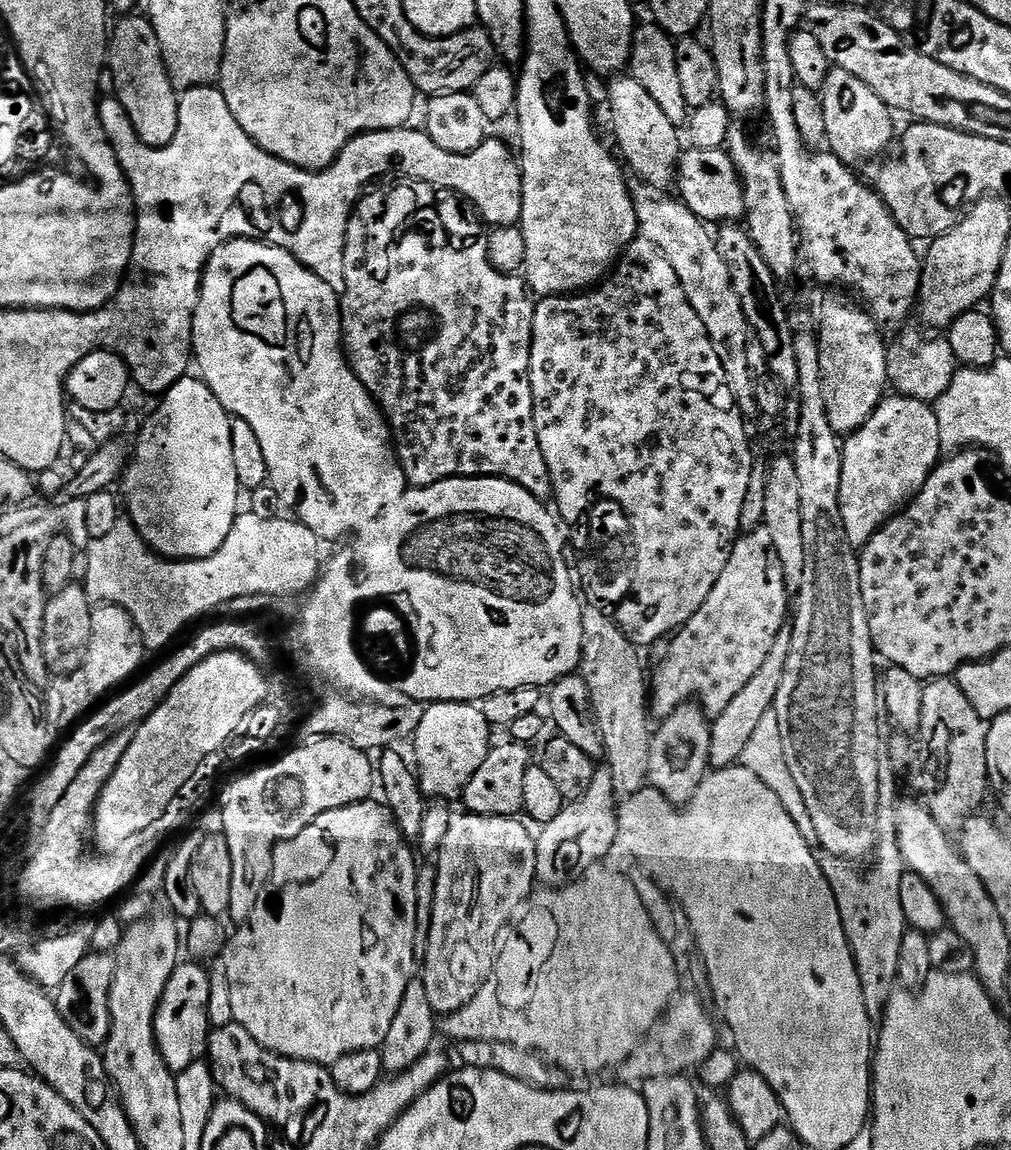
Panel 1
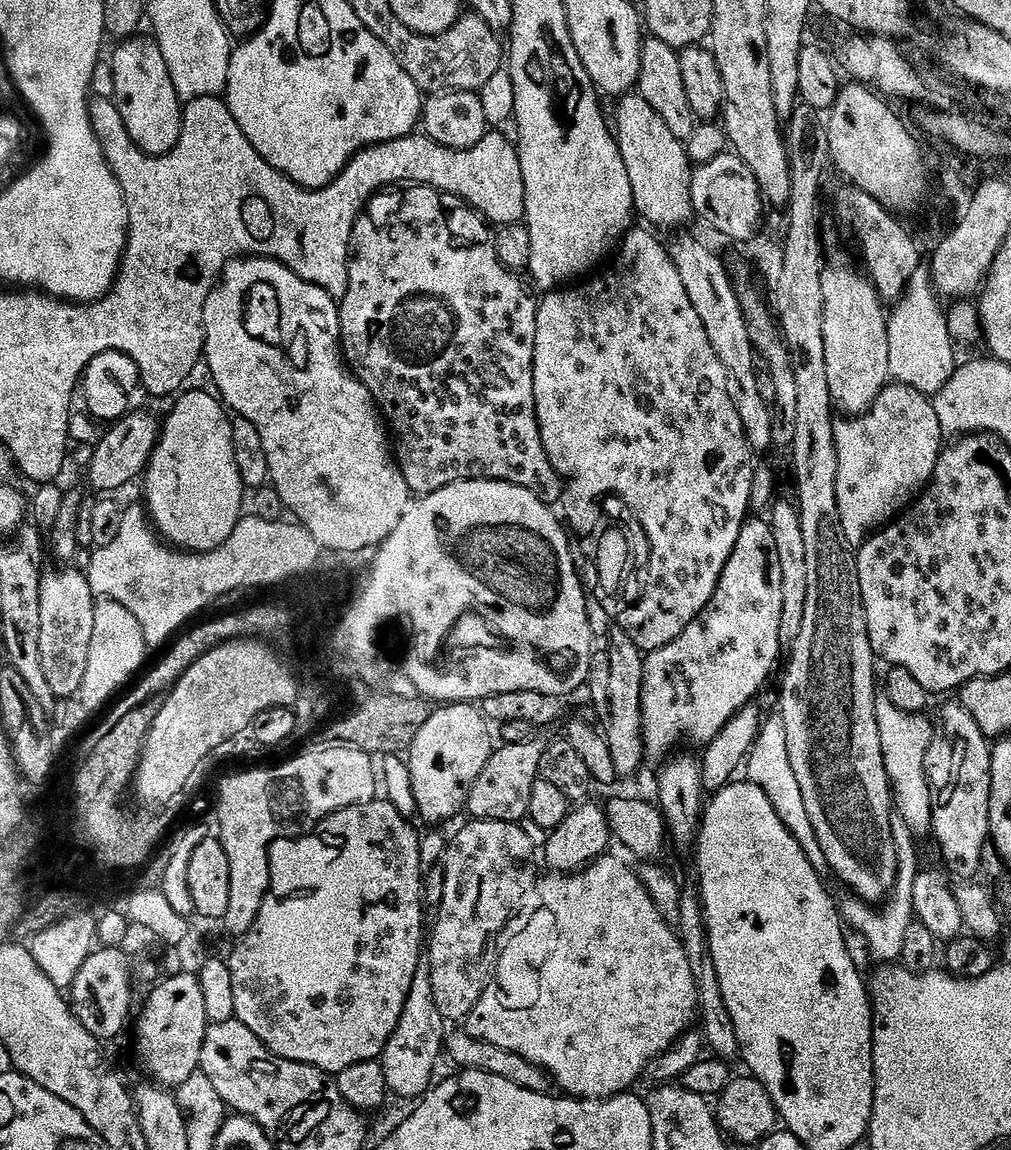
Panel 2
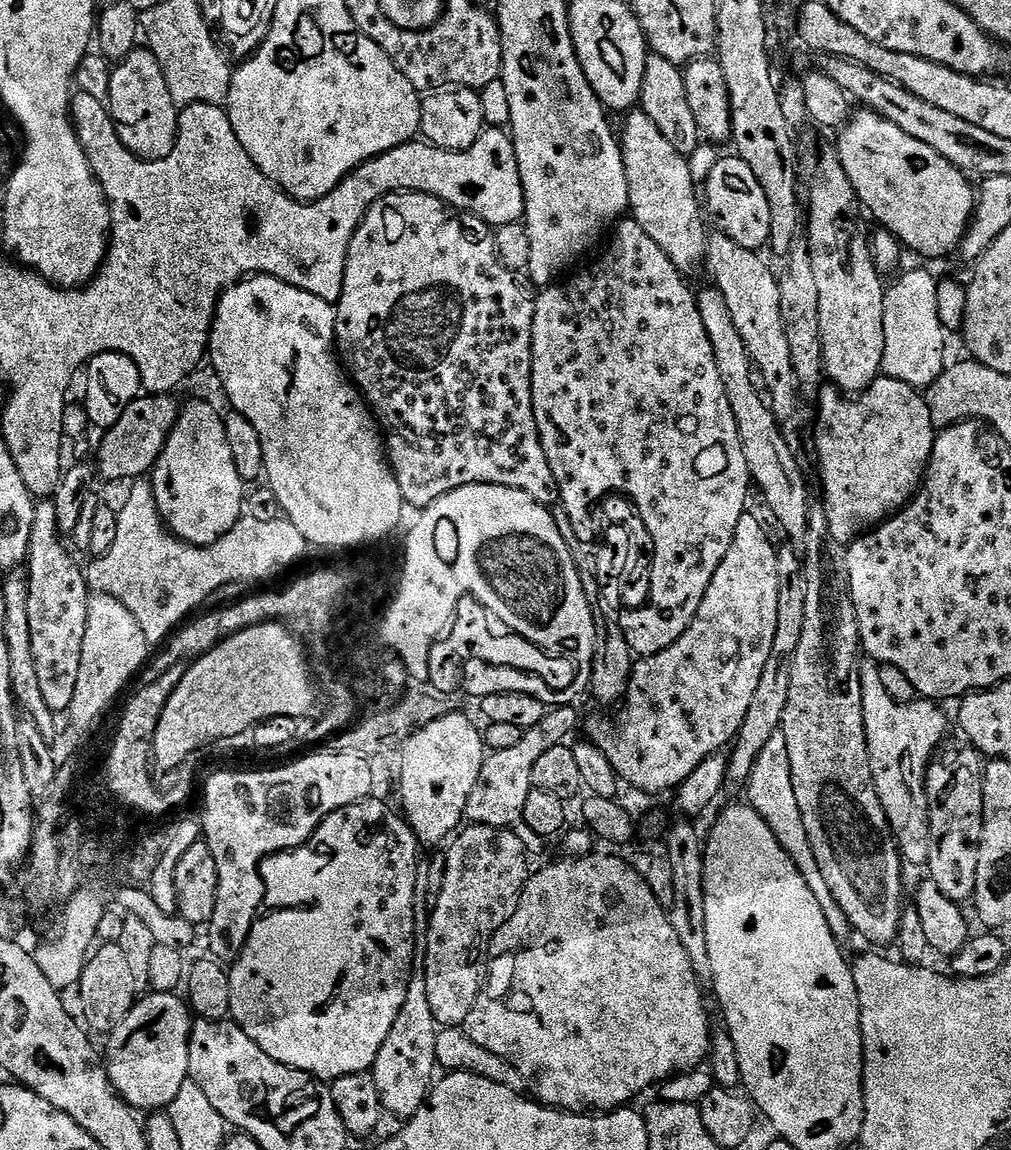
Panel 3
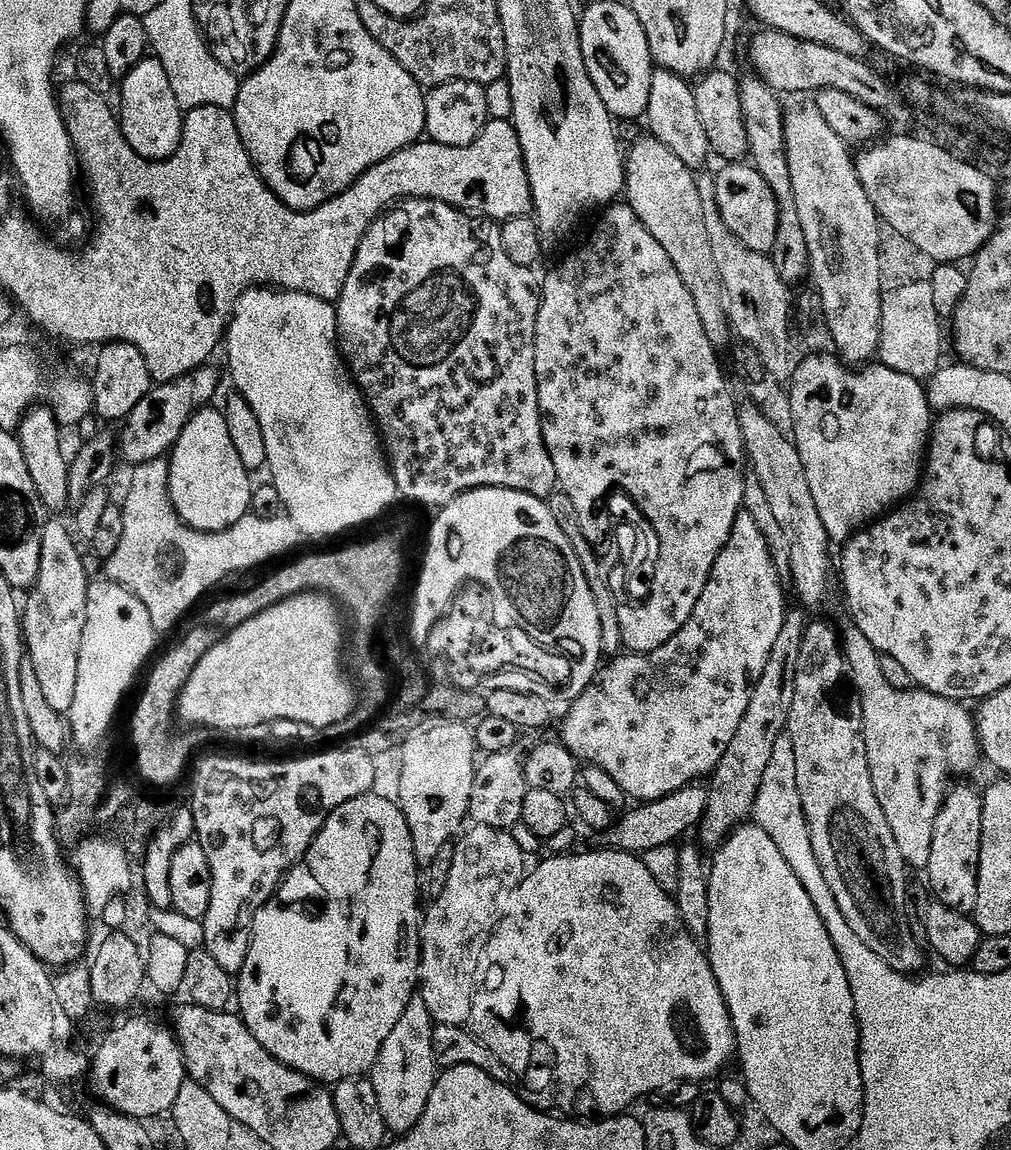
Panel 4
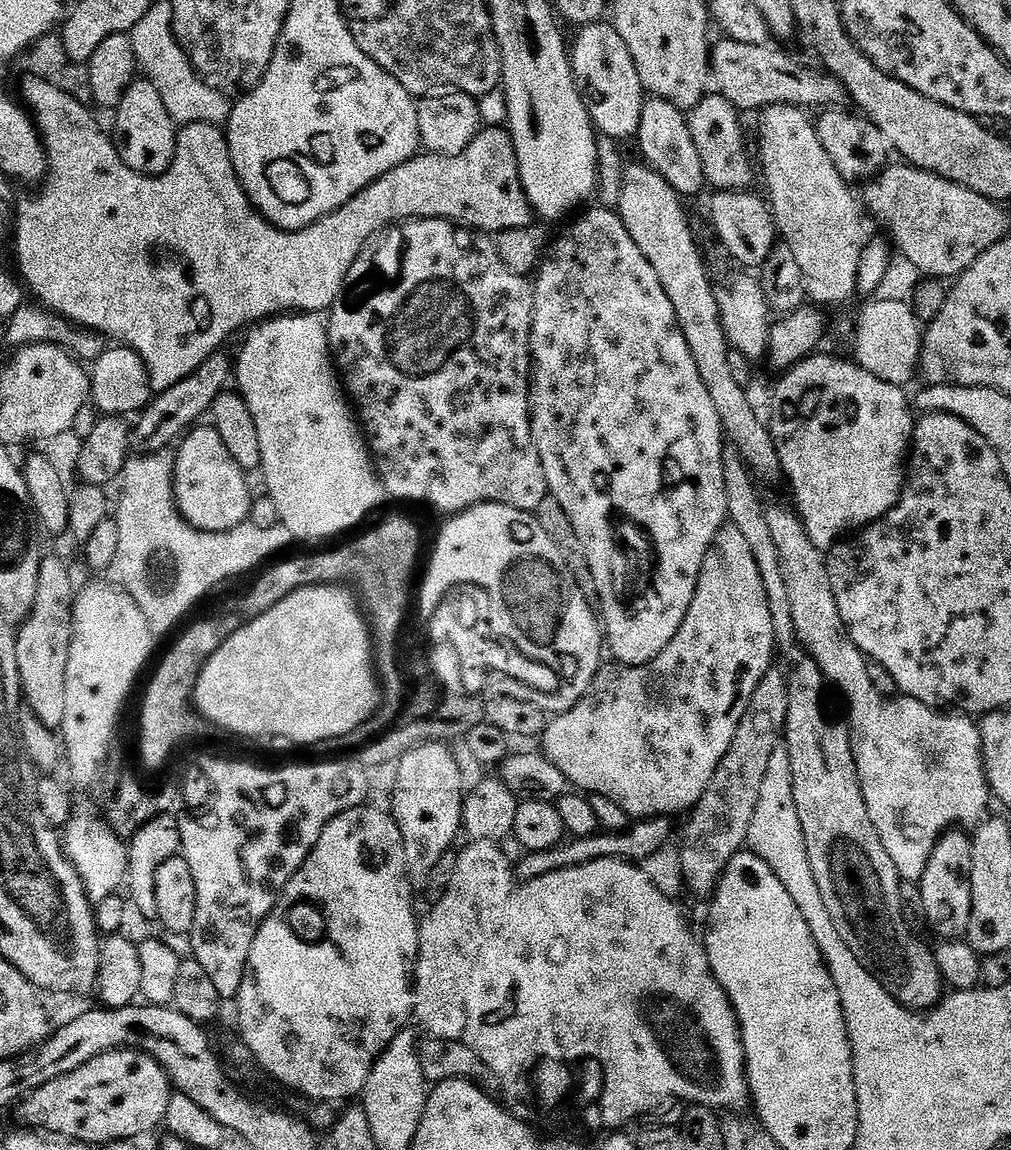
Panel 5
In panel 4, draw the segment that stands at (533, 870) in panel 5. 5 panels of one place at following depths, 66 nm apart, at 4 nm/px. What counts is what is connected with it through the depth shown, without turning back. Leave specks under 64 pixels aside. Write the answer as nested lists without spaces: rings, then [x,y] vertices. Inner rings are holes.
[[[689,786],[662,800],[644,802],[633,808],[636,808],[633,812],[615,821],[606,839],[617,852],[643,854],[658,850],[659,847],[675,845],[679,836],[686,835],[691,828],[693,831],[704,819],[704,812],[708,808],[708,789],[704,786]]]

